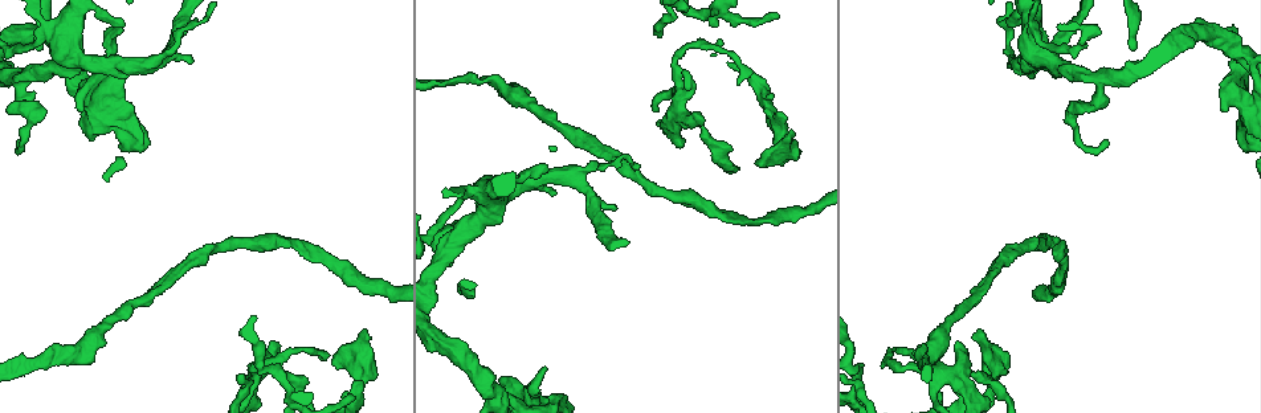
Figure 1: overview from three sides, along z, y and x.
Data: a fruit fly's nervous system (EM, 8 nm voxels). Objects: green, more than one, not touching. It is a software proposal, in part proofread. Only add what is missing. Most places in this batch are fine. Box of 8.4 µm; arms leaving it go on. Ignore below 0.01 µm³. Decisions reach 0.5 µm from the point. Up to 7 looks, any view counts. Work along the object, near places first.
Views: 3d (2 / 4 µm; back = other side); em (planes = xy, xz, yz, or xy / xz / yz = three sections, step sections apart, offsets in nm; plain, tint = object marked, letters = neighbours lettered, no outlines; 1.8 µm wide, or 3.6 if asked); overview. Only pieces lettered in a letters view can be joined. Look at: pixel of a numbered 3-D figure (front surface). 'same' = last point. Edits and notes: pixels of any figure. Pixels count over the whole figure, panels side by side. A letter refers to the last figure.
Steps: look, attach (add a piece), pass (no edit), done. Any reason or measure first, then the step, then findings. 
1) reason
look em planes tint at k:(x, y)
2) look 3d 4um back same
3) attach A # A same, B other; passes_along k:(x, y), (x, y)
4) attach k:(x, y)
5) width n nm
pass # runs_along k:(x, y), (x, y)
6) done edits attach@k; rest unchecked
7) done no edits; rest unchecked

long arm stops here
look 3d 2um at 1:(40, 51)

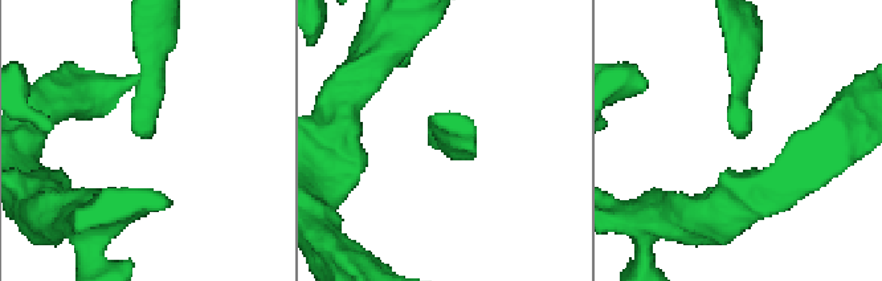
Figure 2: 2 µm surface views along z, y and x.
look em yz step 16 tint at 2:(145, 135)

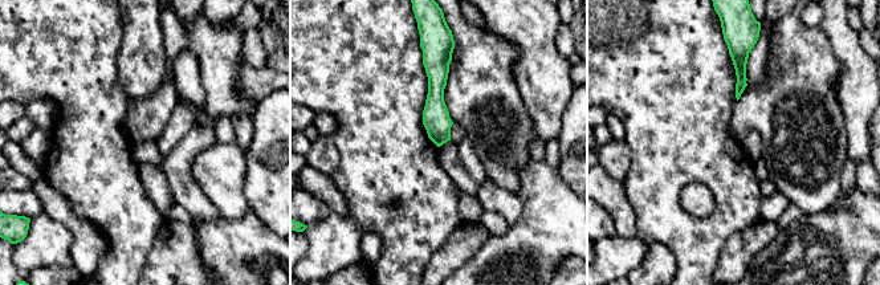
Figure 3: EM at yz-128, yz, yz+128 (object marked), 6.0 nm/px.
look em yz step 16 letters same

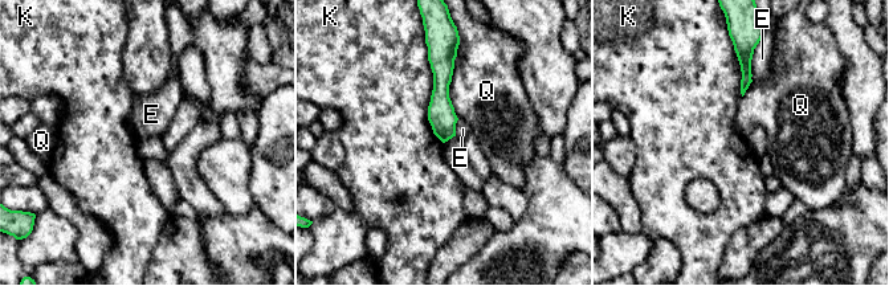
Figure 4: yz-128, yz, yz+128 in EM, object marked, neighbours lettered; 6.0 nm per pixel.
pass # E other, K other, Q other; runs_along 4:(437, 58), (441, 66), (444, 138); none of them fits

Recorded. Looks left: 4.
free end
look 3d 2um at 1:(1220, 110)

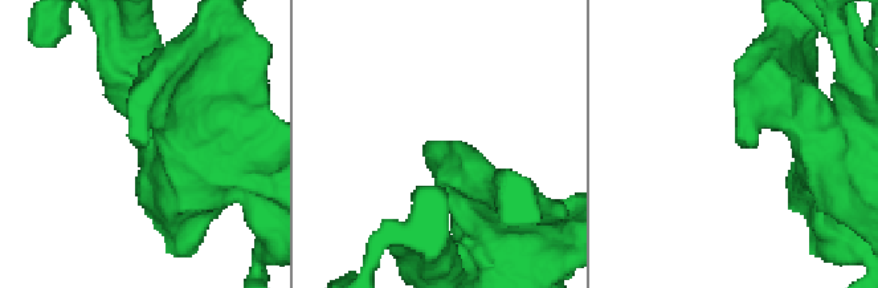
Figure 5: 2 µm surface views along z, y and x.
arm_widths 260, 500 nm; need the tissue
look em planes plain at 5:(148, 138)

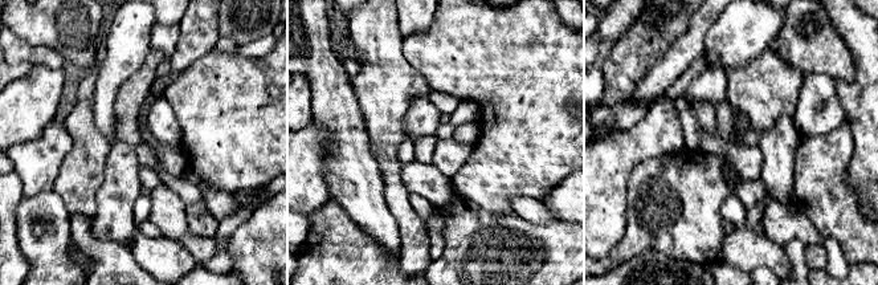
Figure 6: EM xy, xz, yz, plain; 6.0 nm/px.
see the neighbours
look em planes letters same

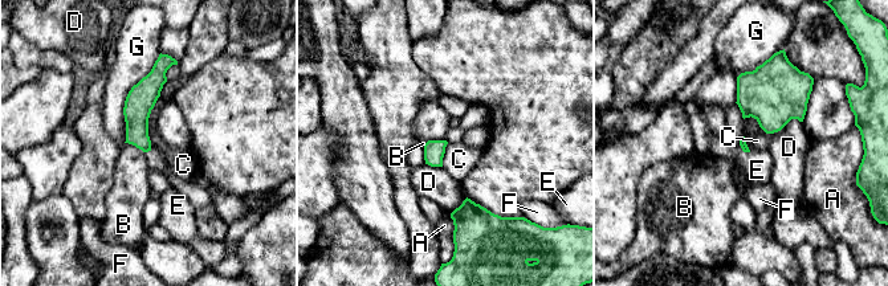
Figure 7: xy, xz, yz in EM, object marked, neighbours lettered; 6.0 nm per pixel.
pass # A other, B other, C other, D other, E other, F other, G other; border 7:(744, 118), (752, 117), (772, 134); no lettered piece goes on from it

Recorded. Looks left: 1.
done no edits; rest unchecked

